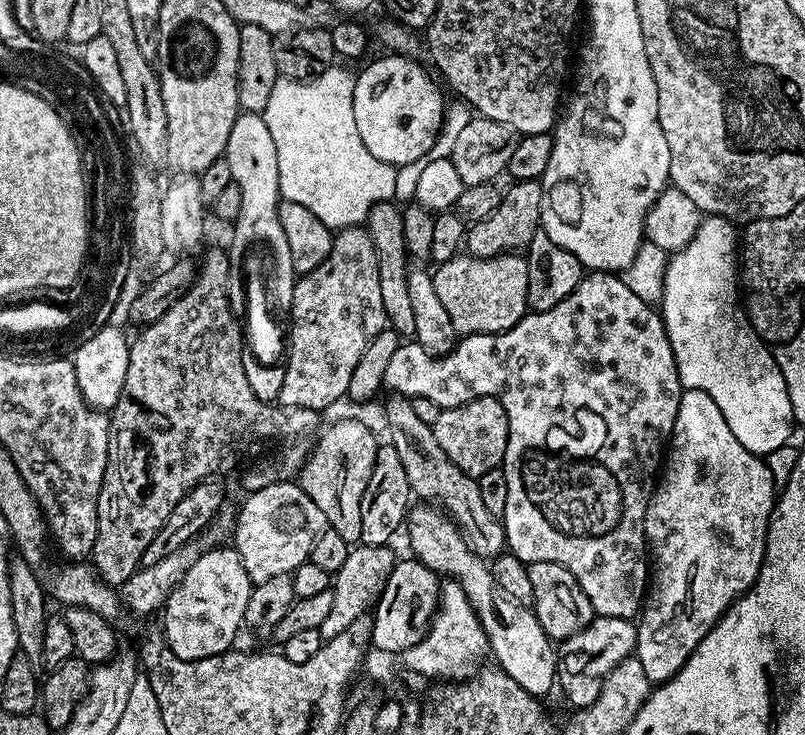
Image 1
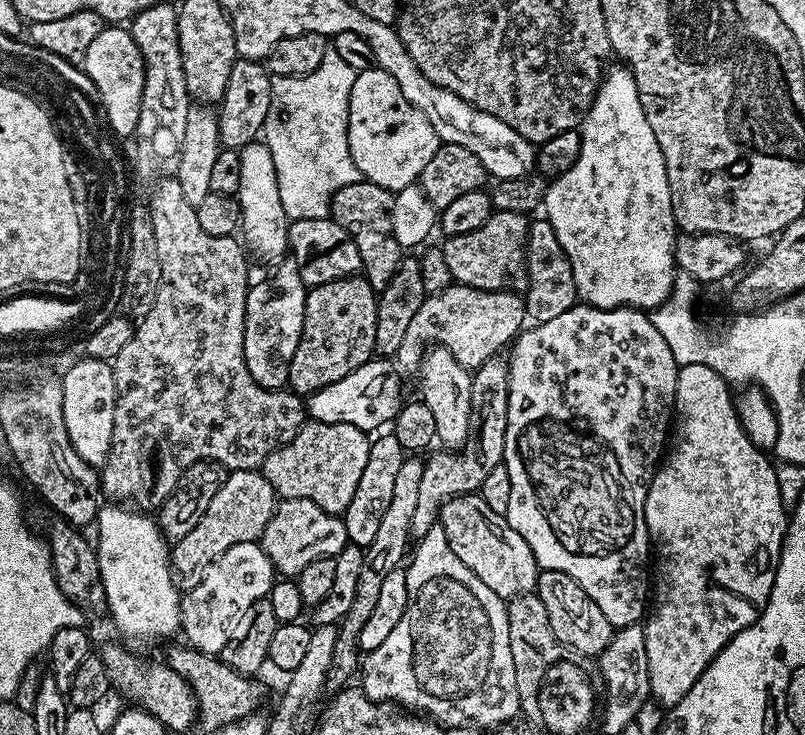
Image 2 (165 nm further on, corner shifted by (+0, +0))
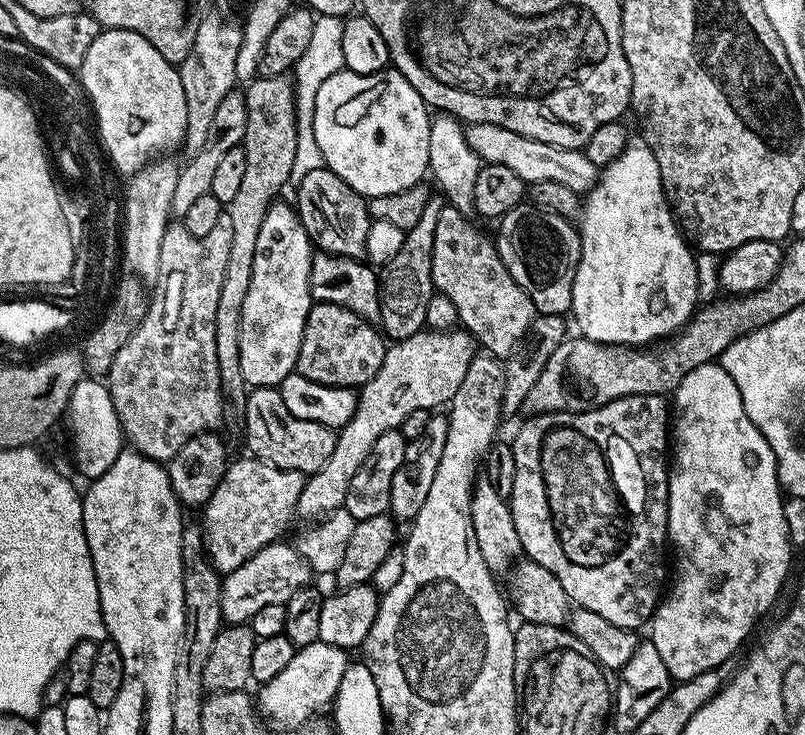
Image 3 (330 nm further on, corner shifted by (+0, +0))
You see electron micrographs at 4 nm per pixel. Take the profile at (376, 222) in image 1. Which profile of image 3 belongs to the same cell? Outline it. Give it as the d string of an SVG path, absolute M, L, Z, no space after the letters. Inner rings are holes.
M325 167L310 170L310 174L301 178L295 187L295 203L308 204L305 208L301 207L299 213L315 243L323 251L333 252L335 256L363 257L366 238L372 225L368 213L368 200L357 194L350 186L346 186L346 182L338 178L338 174Z

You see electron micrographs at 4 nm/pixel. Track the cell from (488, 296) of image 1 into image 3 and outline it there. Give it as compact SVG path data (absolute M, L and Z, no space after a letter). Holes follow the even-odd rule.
M425 330L405 340L389 343L382 358L382 366L378 366L378 374L374 374L374 378L370 378L370 382L359 389L356 409L350 422L346 422L346 426L336 432L334 454L330 454L326 466L305 479L302 494L298 494L296 516L308 520L304 522L316 522L329 516L337 508L343 508L346 490L350 490L350 481L354 479L354 474L358 474L362 462L366 462L370 450L374 450L374 442L378 442L382 434L397 431L406 414L414 414L414 410L436 410L439 409L436 408L439 404L447 405L452 401L458 386L462 386L462 378L466 378L466 370L470 370L470 362L477 355L478 345L472 333L467 330Z

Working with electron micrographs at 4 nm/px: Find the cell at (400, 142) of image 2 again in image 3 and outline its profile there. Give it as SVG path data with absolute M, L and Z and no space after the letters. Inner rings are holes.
M345 70L338 74L330 74L330 78L326 78L326 82L322 82L322 87L318 90L318 98L314 102L314 142L318 142L318 150L322 150L324 167L329 168L334 174L338 174L338 178L342 178L342 182L346 182L346 186L350 186L357 194L365 198L398 194L425 179L424 176L429 171L431 125L428 105L424 103L418 90L414 90L414 86L410 86L410 82L406 82L406 78L402 78L402 74L395 70L383 70L372 74L358 74Z

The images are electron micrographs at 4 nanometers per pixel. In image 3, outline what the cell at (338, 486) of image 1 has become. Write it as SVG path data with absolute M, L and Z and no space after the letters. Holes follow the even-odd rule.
M279 387L252 388L248 393L248 403L242 409L244 415L244 436L248 439L248 448L257 460L278 466L282 470L294 470L311 474L317 472L334 454L336 432L318 422L306 418L294 418L282 402Z

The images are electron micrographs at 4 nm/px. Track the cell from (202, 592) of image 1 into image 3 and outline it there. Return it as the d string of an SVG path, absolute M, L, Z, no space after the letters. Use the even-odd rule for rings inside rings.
M284 543L267 544L245 564L238 566L238 570L223 577L221 606L228 624L248 624L252 616L262 610L262 606L286 605L292 592L309 583L310 569L307 562L291 543Z

